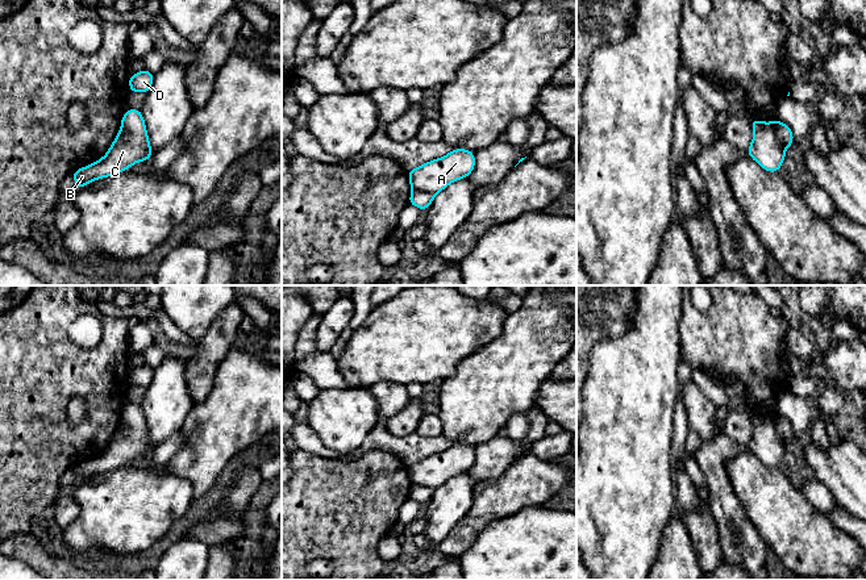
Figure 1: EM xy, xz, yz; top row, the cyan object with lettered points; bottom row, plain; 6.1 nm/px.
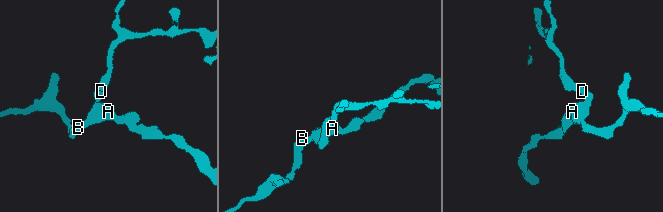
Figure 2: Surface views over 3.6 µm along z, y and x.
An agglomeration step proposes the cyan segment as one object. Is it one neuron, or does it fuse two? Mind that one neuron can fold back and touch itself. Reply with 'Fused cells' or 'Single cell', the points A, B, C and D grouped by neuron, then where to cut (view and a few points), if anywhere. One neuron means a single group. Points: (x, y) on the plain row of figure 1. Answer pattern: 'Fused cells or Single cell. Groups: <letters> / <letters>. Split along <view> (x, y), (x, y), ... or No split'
Fused cells. Groups: A B C / D. Split along yz (778, 417), (775, 429), (786, 442)

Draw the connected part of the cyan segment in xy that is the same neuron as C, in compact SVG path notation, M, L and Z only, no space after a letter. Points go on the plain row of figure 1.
M128 404L121 414L122 427L117 429L108 447L99 455L72 467L75 483L126 466L137 456L151 452L146 420L141 405Z

